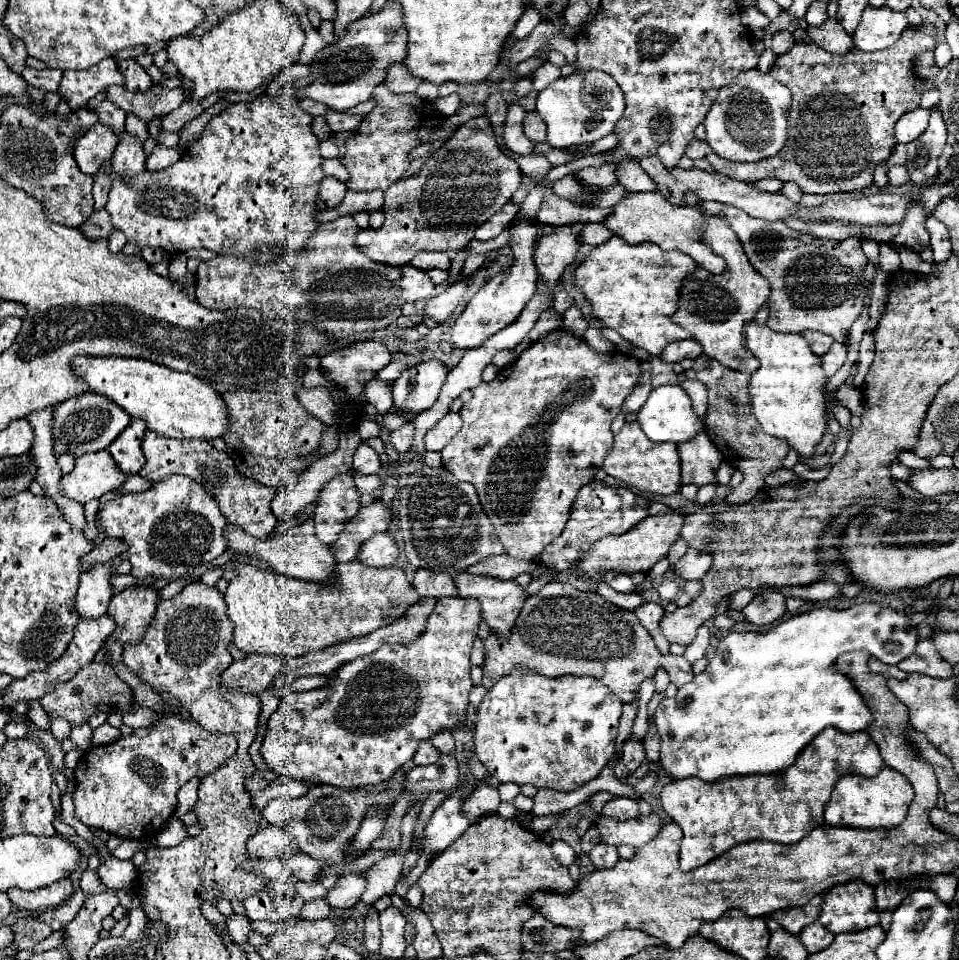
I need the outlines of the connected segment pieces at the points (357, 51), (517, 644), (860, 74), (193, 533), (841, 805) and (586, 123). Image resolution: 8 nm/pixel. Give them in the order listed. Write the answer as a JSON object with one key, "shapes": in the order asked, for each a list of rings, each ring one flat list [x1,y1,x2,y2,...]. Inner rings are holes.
{"shapes":[[[386,2,378,14,360,18,348,26,348,32,322,48,308,66,308,78,312,80,308,86,302,88,306,98,322,102,332,110,346,112,348,108,358,106,360,102,370,100,374,86,384,82,386,68,392,62,402,62,406,56,406,30,400,16,400,6],[392,32,392,34,390,34]],[[548,582,538,594,526,598,522,612,516,620,516,626,510,632,510,640,500,640,494,632,484,640,484,650,486,650,486,660,484,660,484,678,482,686,490,690,502,676,512,672,516,666,532,666,536,674,542,674,546,678,558,678,566,674,574,676,594,676,602,680,622,702,632,702,634,694,644,678,654,676,656,668,666,668,670,674,670,682,676,686,688,684,694,674,692,674,692,664,688,664,682,656,666,654,662,656,646,628,638,622,638,618,632,612,626,612,612,602,604,600,598,592,580,592,576,590,570,582]],[[932,24,908,26,896,40,896,44,875,52,864,52,854,48,840,56,822,50,814,42,796,42,788,52,776,56,776,62,772,66,772,78,778,80,780,84,786,84,792,90,792,106,788,114,788,142,784,150,774,158,742,166,716,156,716,152,712,152,712,148,708,148,704,140,694,138,686,148,686,156,692,160,704,158,716,168,716,172,724,172,726,176,732,176,734,180,742,182,756,182,760,178,778,178,780,182,796,182,802,188,802,192,808,194,860,192,872,184,874,168,884,160,888,160,892,150,896,148,896,138,894,138,896,120,904,112,920,104,922,98,922,94,918,92,920,80,912,72,914,58,920,56,920,52,934,48,936,48,936,28]],[[182,474,166,476,146,492,126,494,106,502,98,518,106,536,118,536,130,546,128,560,134,578,154,574,156,578,178,580,190,568,210,562,226,550,226,540,222,536,226,518,216,498]],[[884,766,882,772,874,778,848,774,842,776,834,790,830,802,824,806,824,820,830,826,854,826,854,828,894,828,898,826,908,812,908,806,914,798,914,788,904,774,894,768]],[[574,72,570,76,560,76,538,94,536,112,540,112,548,126,548,144,554,148,566,148,570,144,596,142,610,134,624,112,624,96,606,72]]]}

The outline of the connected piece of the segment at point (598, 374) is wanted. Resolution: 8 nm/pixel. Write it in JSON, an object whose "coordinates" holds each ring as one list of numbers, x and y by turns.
{"coordinates":[[554,330,532,342,510,366,498,372,494,382,482,382,472,390,472,400,460,410,462,430,444,446,442,462,456,480,470,482,476,488,484,512,494,518,498,540,508,556,518,560,538,558,560,536,578,490,592,482,602,468,614,440,610,424,620,414,626,396,638,386,640,366,638,358,620,352,598,354,582,338]]}

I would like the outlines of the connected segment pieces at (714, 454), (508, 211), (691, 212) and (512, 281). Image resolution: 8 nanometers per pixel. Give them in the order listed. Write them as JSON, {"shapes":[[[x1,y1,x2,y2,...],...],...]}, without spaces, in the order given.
{"shapes":[[[704,432,684,444,678,444,678,454,682,460,682,484,704,486,716,482,714,470,720,466,722,454]],[[508,202,504,204,504,208,500,208,500,212,496,212,490,220,486,220,484,224,478,226,476,230,476,240,490,240,490,238,496,238,516,216,518,212,518,204,514,202]],[[628,192,618,204,612,206,612,214,604,220,604,226,608,226,616,236,624,238,628,244,656,242,664,250,680,250,692,256,698,266,704,266,708,272,716,274,724,270,724,260,700,244,700,236,706,230,704,218,700,214,702,212,698,208,668,204,660,192]],[[516,218,514,220,514,230,512,230,512,238,510,238,510,246,514,252,514,264,508,266,508,270,496,274,494,278,490,278,488,282,484,282,484,286,472,296,472,300,468,302,468,306,464,308,464,312,456,318,456,322,452,324,452,344,456,348,478,348,482,346,482,342,486,338,490,338,492,334,500,332,502,328,510,326,520,312,526,308,528,300,534,296,536,292,536,282,538,282,538,272,534,266,534,244,538,238,534,220,522,220]]]}

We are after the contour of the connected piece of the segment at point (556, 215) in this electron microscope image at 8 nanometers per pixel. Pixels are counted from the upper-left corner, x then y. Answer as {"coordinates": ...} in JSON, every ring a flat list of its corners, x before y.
{"coordinates":[[552,188,546,190,544,200,542,200,542,208,538,212,538,220,542,220,544,224,556,224,556,226,564,226,564,224,572,224,576,220,586,220,586,222,602,222,606,216,610,214,608,208,592,208,586,210,584,206,578,206,566,198,560,198,552,192]]}

